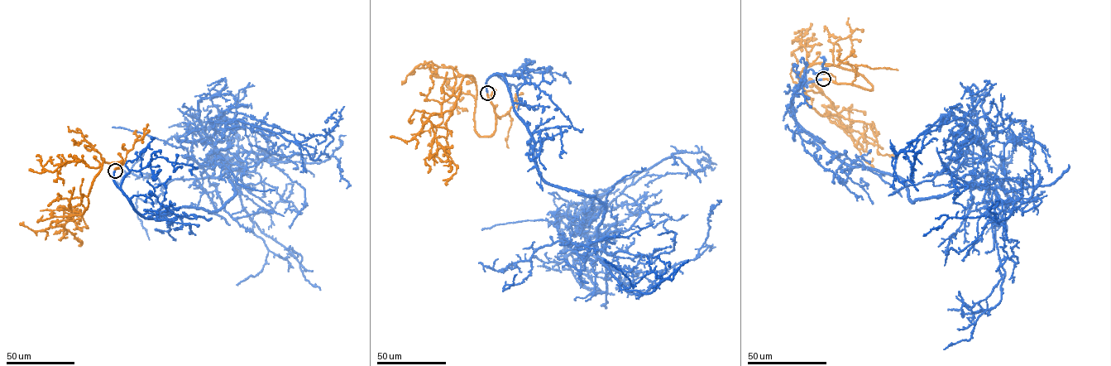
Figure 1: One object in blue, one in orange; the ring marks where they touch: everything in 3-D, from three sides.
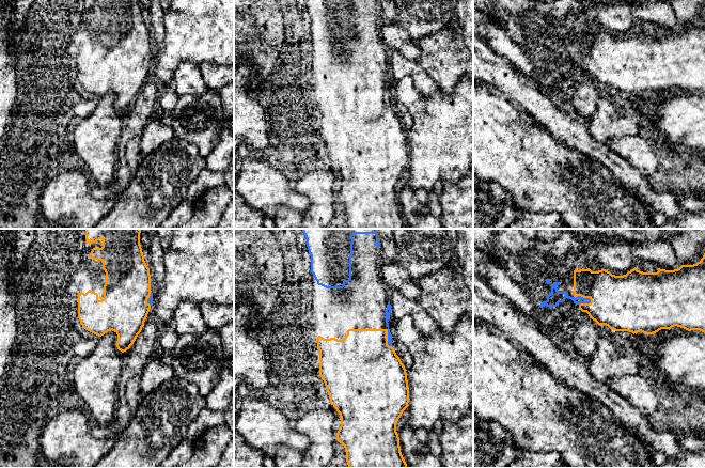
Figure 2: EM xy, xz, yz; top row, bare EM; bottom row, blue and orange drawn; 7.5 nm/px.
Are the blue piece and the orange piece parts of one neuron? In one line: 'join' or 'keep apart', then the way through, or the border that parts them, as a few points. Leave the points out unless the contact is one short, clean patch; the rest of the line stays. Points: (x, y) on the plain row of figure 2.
join

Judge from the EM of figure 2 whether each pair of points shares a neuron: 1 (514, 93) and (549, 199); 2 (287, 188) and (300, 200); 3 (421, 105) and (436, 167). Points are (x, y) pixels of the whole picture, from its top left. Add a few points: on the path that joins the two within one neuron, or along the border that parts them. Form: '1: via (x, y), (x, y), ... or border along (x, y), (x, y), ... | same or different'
1: border along (498, 90), (537, 121) | different
2: via (290, 191), (297, 199) | same
3: via (431, 120), (436, 125), (436, 152) | same

